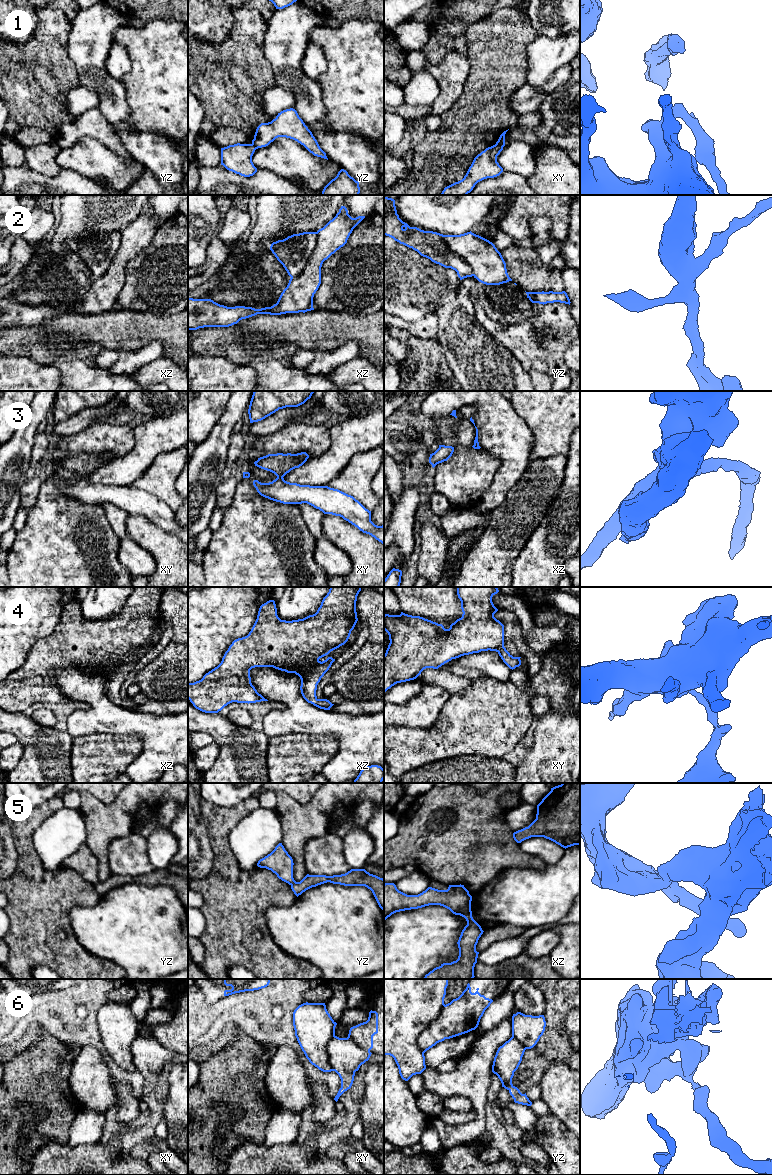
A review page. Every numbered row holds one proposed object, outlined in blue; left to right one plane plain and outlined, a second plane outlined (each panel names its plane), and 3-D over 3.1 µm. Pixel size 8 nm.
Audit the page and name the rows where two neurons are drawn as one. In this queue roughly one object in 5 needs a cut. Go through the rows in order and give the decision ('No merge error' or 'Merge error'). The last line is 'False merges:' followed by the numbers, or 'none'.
1: Merge error
2: Merge error
3: Merge error
4: No merge error
5: Merge error
6: No merge error
False merges: 1, 2, 3, 5

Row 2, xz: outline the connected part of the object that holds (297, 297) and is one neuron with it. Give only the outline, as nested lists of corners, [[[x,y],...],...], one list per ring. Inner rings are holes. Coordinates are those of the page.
[[[345,206],[317,231],[316,248],[304,270],[289,280],[278,301],[271,307],[227,307],[211,299],[188,298],[188,330],[204,327],[229,327],[257,314],[281,315],[314,310],[313,297],[321,284],[321,267],[325,260],[343,247],[353,229],[365,218],[352,218]]]

